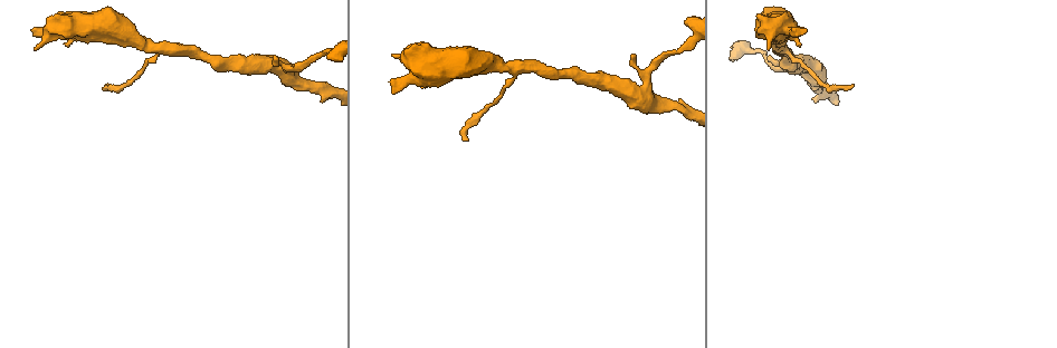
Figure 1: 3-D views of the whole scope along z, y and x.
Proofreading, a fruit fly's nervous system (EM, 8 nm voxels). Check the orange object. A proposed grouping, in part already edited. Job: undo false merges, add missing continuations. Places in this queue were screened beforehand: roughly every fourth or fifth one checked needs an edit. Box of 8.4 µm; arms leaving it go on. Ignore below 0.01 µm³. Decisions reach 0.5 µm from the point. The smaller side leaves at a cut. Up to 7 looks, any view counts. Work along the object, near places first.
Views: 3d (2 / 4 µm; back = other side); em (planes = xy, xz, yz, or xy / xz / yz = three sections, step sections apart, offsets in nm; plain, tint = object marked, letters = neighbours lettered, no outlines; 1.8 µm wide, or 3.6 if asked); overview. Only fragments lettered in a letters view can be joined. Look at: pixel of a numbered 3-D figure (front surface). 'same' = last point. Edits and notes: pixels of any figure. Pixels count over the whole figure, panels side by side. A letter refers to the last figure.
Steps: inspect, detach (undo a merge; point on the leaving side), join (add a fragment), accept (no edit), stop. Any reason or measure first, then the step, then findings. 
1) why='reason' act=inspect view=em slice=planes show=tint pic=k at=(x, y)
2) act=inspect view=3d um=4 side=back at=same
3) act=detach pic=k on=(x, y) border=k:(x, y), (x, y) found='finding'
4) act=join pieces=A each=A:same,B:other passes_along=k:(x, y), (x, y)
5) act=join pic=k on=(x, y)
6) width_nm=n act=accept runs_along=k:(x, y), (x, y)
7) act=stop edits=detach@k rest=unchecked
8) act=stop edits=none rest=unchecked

why='arms part here' act=inspect view=em slice=planes show=plain pic=1 at=(640, 96)

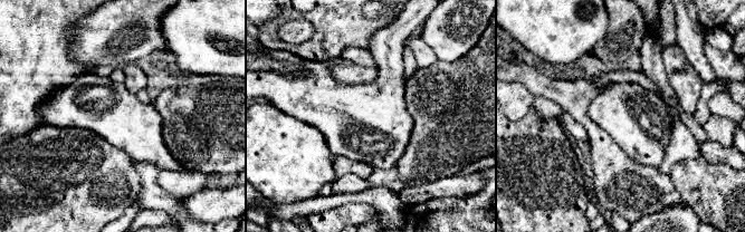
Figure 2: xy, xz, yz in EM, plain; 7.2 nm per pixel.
why='see the neighbours' act=inspect view=em slice=planes show=letters at=same

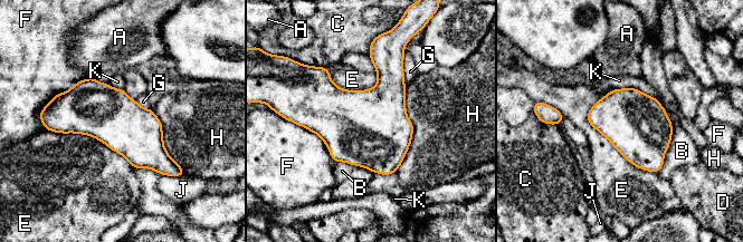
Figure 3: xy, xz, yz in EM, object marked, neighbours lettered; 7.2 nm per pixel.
act=accept each=A:other,B:other,C:other,D:other,E:other,F:other,G:other,H:other,J:other,K:other border=3:(608, 92), (587, 120), (657, 173) found='one neuron here'

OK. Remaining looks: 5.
why='abrupt turn' act=inspect view=em slice=planes show=letters pic=1 at=(158, 45)

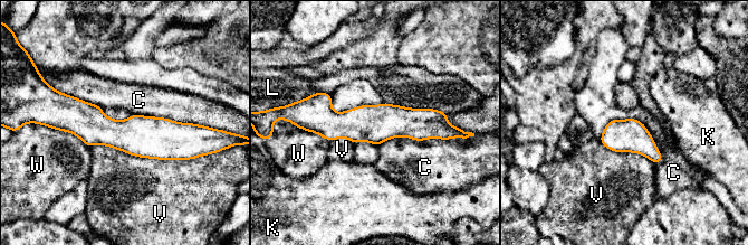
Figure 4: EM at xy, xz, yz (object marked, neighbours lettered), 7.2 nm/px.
width_nm=240 act=accept each=C:other,K:other,L:other,V:other,W:other found='all the same neuron'

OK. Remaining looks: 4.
why='thick end' act=inspect view=em slice=planes show=letters pic=1 at=(391, 92)

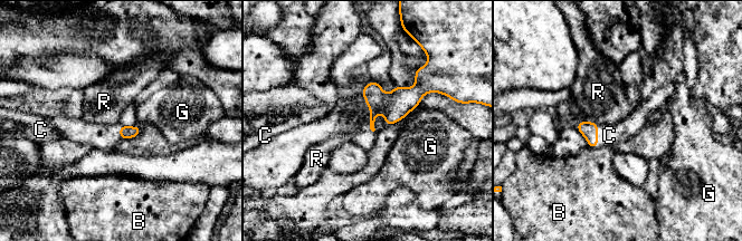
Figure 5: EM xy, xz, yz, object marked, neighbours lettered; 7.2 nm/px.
act=accept each=B:other,C:other,G:other,R:other border=5:(360, 94), (373, 132) found='none of them fits'

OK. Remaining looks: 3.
act=stop edits=none rest=unchecked

